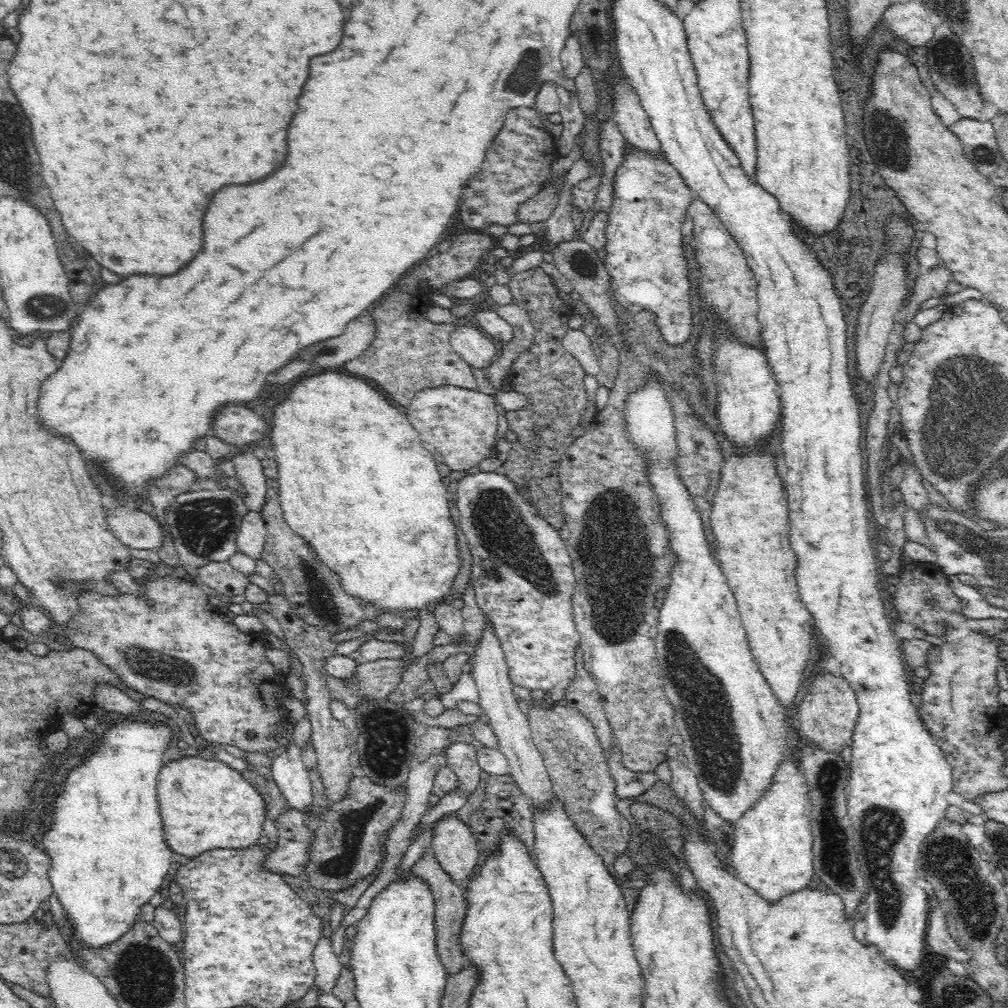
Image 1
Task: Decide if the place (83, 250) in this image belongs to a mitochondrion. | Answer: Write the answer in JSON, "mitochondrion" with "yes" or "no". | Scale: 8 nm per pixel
{"mitochondrion":"no"}

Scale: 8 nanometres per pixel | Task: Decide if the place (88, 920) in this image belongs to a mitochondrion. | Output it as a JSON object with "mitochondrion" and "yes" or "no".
{"mitochondrion":"no"}

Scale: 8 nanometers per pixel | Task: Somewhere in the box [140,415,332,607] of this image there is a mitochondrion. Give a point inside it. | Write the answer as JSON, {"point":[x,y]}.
{"point":[204,525]}

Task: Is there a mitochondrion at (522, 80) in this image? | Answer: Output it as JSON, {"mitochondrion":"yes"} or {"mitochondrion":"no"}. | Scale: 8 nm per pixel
{"mitochondrion":"yes"}

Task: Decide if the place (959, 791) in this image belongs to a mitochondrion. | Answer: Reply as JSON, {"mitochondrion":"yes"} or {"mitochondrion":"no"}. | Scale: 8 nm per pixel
{"mitochondrion":"no"}

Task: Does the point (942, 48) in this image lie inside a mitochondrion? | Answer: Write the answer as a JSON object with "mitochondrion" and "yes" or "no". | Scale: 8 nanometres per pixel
{"mitochondrion":"yes"}

